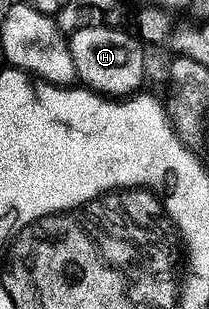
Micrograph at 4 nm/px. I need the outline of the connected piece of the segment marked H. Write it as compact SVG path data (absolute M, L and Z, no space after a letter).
M89 27L69 36L70 52L78 74L77 82L83 88L119 101L125 101L143 90L147 48L137 34L129 35L128 32L117 27Z

